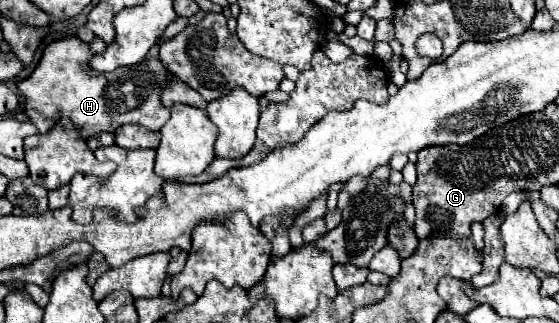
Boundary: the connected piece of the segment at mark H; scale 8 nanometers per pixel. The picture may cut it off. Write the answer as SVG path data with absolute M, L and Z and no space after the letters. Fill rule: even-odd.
M76 36L52 42L38 62L36 70L18 84L24 94L24 112L40 132L54 128L60 118L68 118L84 140L104 132L116 132L118 126L138 124L158 132L170 118L170 110L160 102L162 90L172 82L172 72L160 58L142 60L136 66L122 66L108 74L88 74L88 62L94 56L90 44Z

